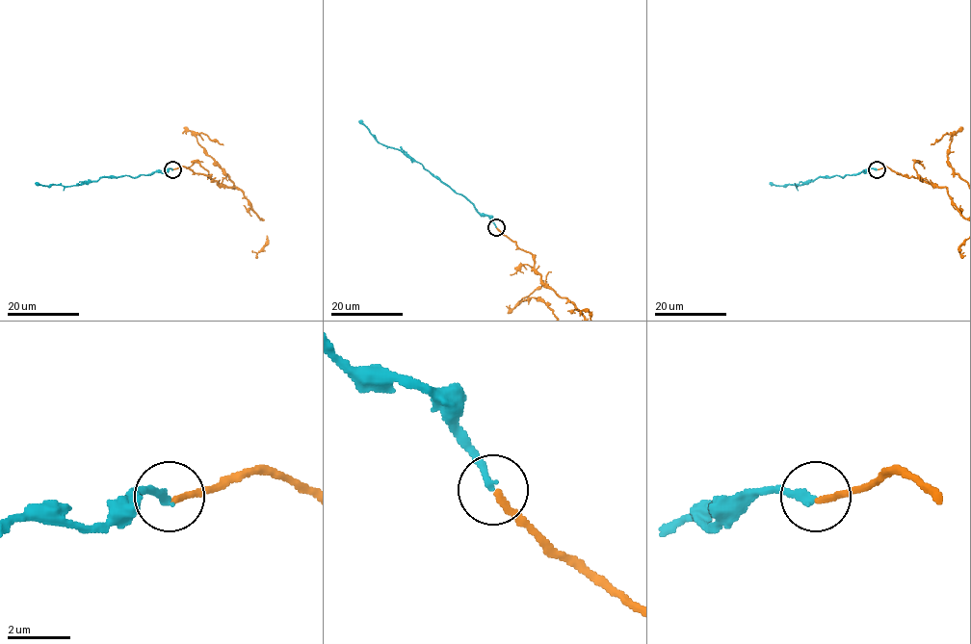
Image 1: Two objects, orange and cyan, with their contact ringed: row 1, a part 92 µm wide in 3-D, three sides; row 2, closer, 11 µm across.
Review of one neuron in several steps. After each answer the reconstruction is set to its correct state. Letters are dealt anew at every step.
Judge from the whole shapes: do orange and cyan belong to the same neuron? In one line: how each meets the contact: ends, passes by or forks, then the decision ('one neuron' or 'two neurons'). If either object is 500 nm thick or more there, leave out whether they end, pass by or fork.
orange ends | cyan ends | one neuron

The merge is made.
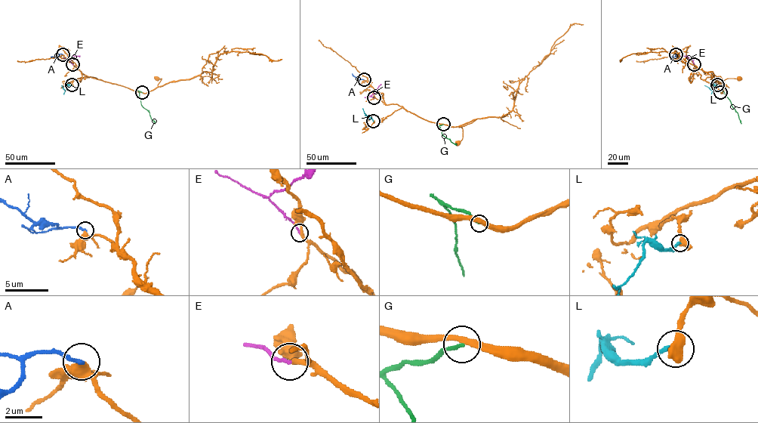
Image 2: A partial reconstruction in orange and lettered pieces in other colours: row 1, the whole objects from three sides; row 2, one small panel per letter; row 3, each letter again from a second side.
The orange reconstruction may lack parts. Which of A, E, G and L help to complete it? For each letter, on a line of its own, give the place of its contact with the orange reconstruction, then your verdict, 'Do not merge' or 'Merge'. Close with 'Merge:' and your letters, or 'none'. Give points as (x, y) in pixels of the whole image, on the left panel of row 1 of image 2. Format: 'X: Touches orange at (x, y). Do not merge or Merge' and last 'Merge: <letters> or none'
A: Touches orange at (63, 54). Merge
E: Touches orange at (72, 64). Do not merge
G: Touches orange at (142, 92). Do not merge
L: Touches orange at (72, 84). Do not merge
Merge: A

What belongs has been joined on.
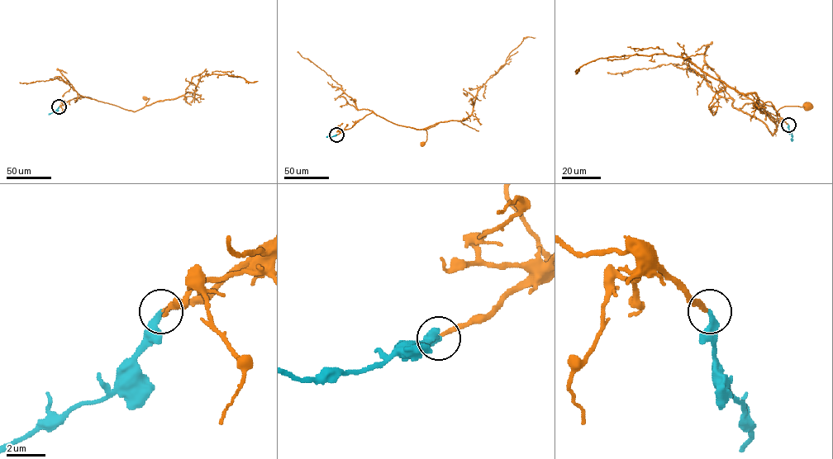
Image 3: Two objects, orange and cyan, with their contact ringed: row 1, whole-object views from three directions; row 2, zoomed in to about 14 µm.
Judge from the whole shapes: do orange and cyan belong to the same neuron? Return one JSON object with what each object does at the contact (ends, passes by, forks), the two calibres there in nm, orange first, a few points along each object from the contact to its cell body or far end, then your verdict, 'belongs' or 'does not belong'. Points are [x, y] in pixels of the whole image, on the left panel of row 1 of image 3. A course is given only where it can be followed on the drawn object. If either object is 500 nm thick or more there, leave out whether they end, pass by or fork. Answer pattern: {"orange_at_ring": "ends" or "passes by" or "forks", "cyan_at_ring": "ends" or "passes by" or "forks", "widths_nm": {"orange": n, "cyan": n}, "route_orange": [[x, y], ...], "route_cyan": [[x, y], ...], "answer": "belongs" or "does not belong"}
{"orange_at_ring": "ends", "cyan_at_ring": "ends", "widths_nm": {"orange": 220, "cyan": 320}, "route_orange": [[59, 106], [80, 97], [133, 111], [161, 101], [146, 105], [149, 98], [145, 98]], "route_cyan": [[59, 106], [49, 114]], "answer": "belongs"}

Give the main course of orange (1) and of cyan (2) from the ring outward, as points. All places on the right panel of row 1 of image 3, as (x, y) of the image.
1: (787, 125), (771, 106), (740, 109), (772, 134), (776, 125), (763, 111), (775, 122), (783, 106), (806, 106)
2: (788, 125), (792, 141)

